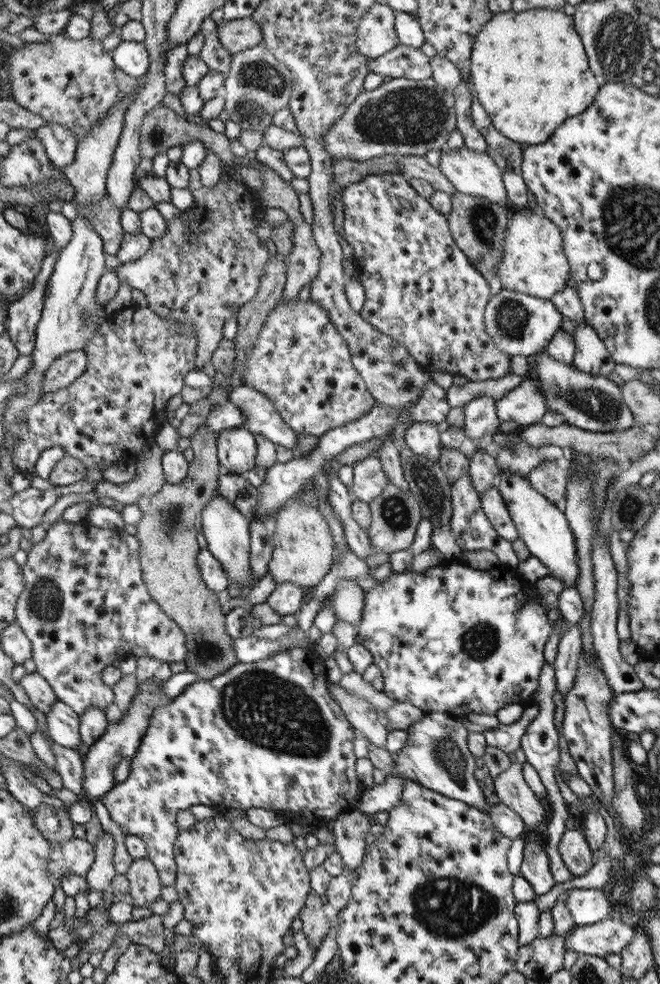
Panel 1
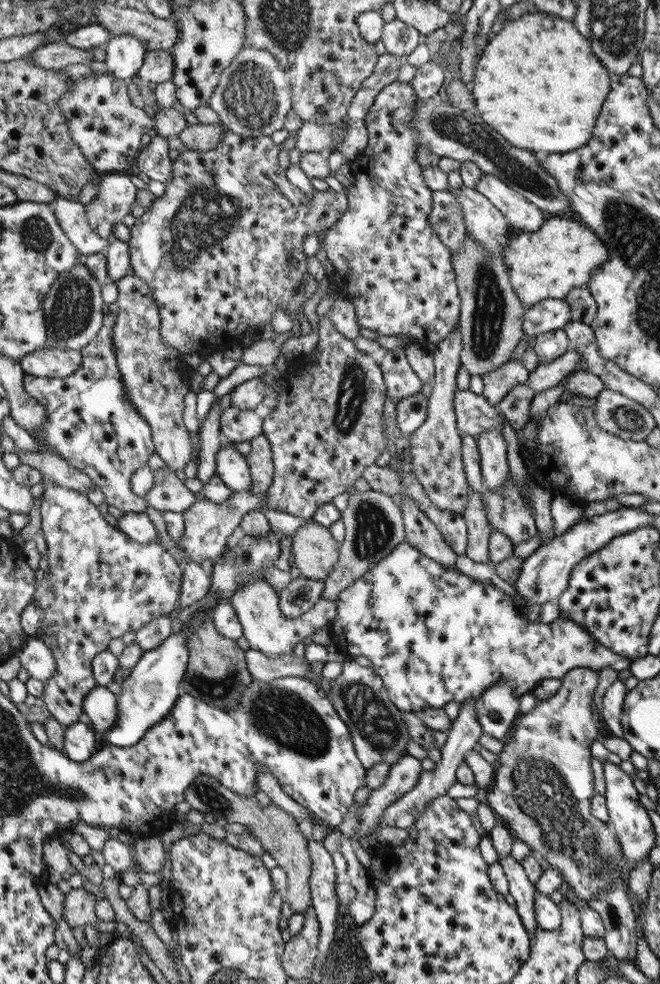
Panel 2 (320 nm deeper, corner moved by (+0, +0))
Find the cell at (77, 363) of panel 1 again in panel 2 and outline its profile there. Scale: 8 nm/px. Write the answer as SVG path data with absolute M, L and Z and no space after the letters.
M43 348L27 355L21 362L23 373L36 377L56 379L71 376L82 366L81 352L78 350L60 350Z

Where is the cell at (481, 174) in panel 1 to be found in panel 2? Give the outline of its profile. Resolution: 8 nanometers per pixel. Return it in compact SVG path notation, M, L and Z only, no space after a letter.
M482 173L476 190L506 217L513 232L538 232L549 217L506 181L491 174Z

